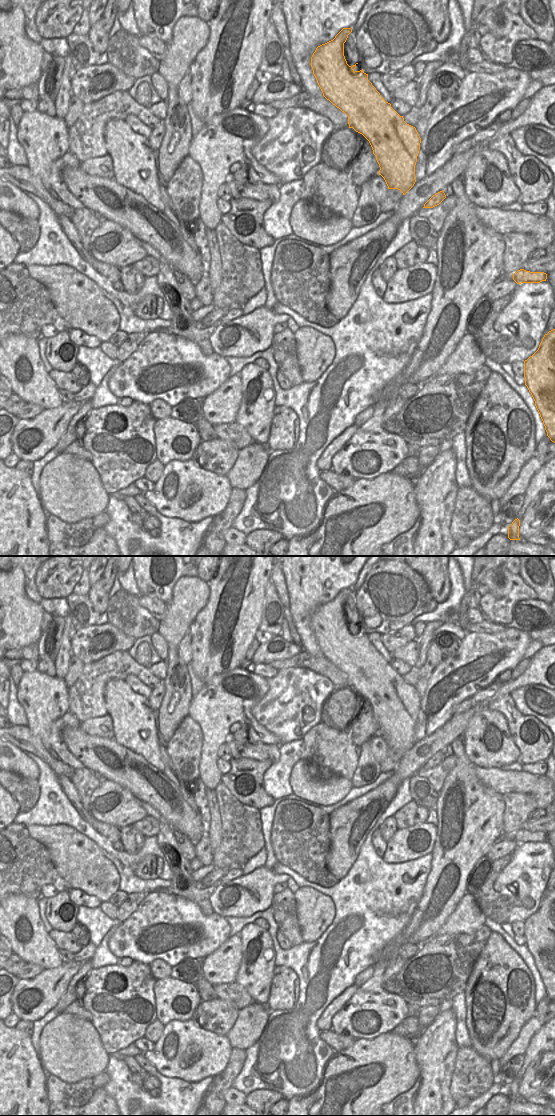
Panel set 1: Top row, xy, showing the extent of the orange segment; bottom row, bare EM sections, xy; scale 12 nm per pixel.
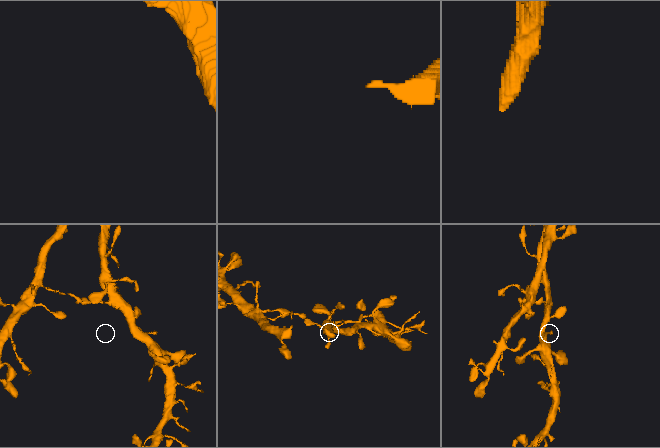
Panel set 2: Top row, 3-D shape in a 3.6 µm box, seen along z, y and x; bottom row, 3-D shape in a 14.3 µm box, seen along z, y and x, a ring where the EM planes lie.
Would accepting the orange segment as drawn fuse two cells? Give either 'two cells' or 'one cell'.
one cell

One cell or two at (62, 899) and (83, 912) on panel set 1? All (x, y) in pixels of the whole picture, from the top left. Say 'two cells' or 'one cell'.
two cells

